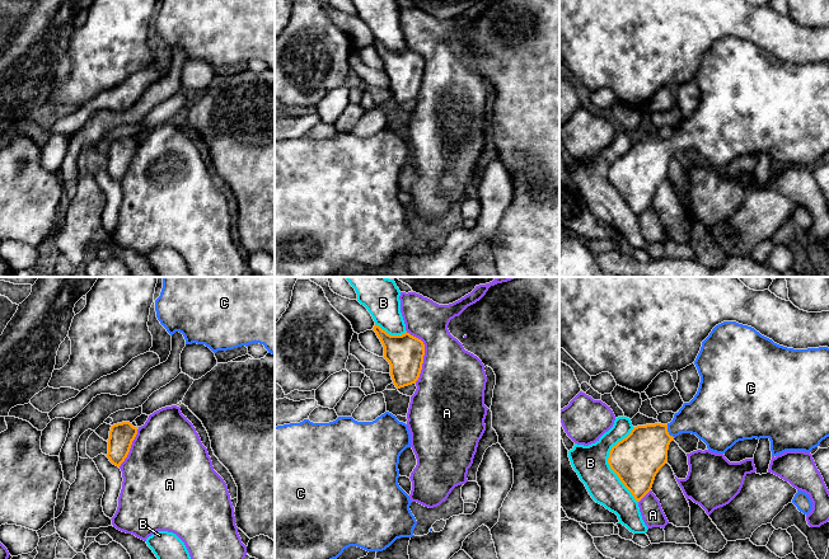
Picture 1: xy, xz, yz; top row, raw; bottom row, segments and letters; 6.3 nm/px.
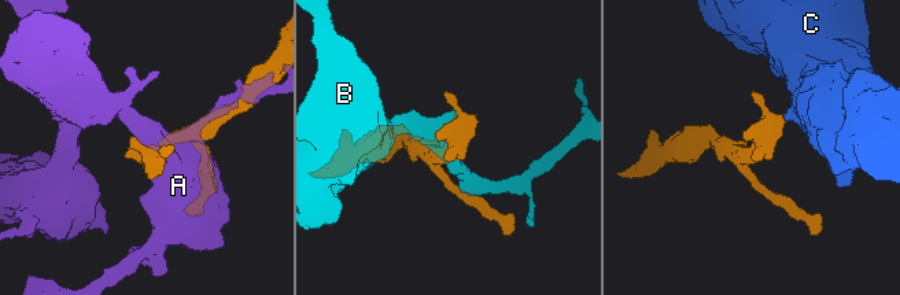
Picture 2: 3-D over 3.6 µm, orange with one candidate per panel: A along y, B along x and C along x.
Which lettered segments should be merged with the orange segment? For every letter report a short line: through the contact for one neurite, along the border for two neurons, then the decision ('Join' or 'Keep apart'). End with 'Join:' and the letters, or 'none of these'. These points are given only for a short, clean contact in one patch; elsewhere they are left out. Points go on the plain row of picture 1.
A: Keep apart
B: Keep apart
C: Line: yz (637, 173), (659, 151), (668, 148), (693, 132), (703, 131). Join
Join: C

